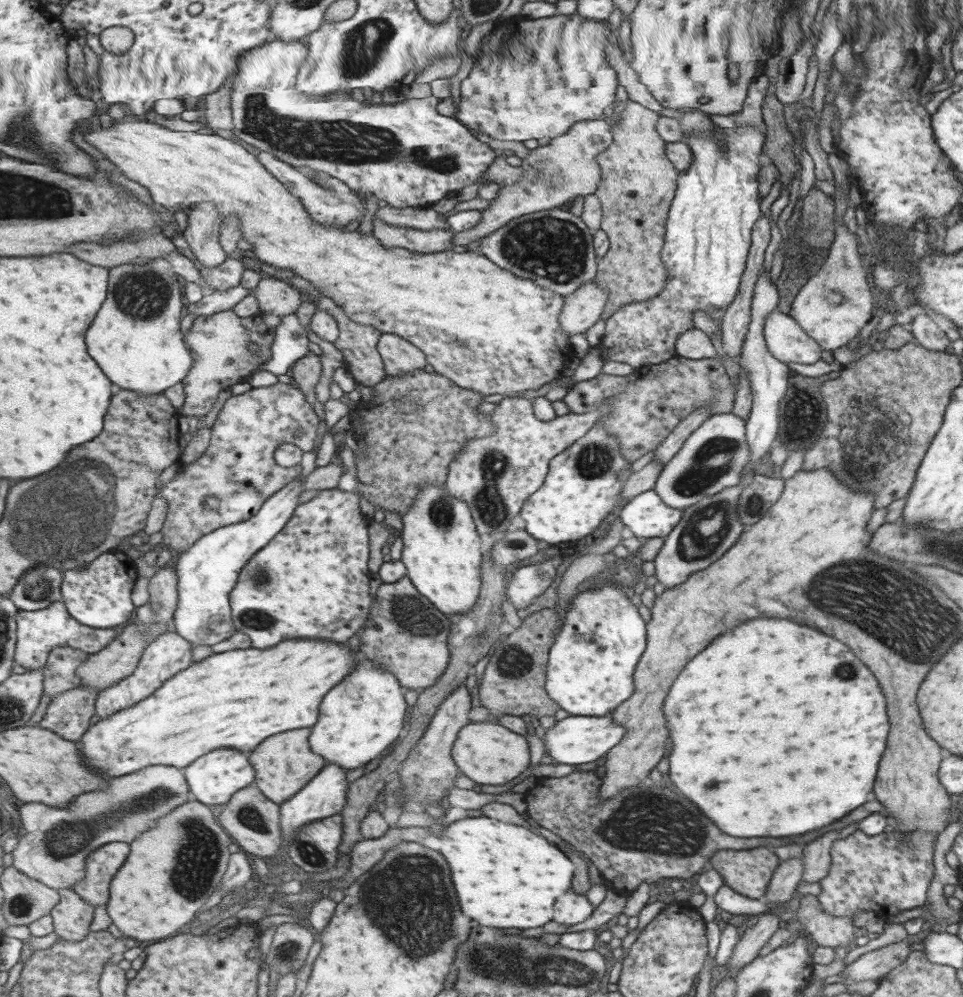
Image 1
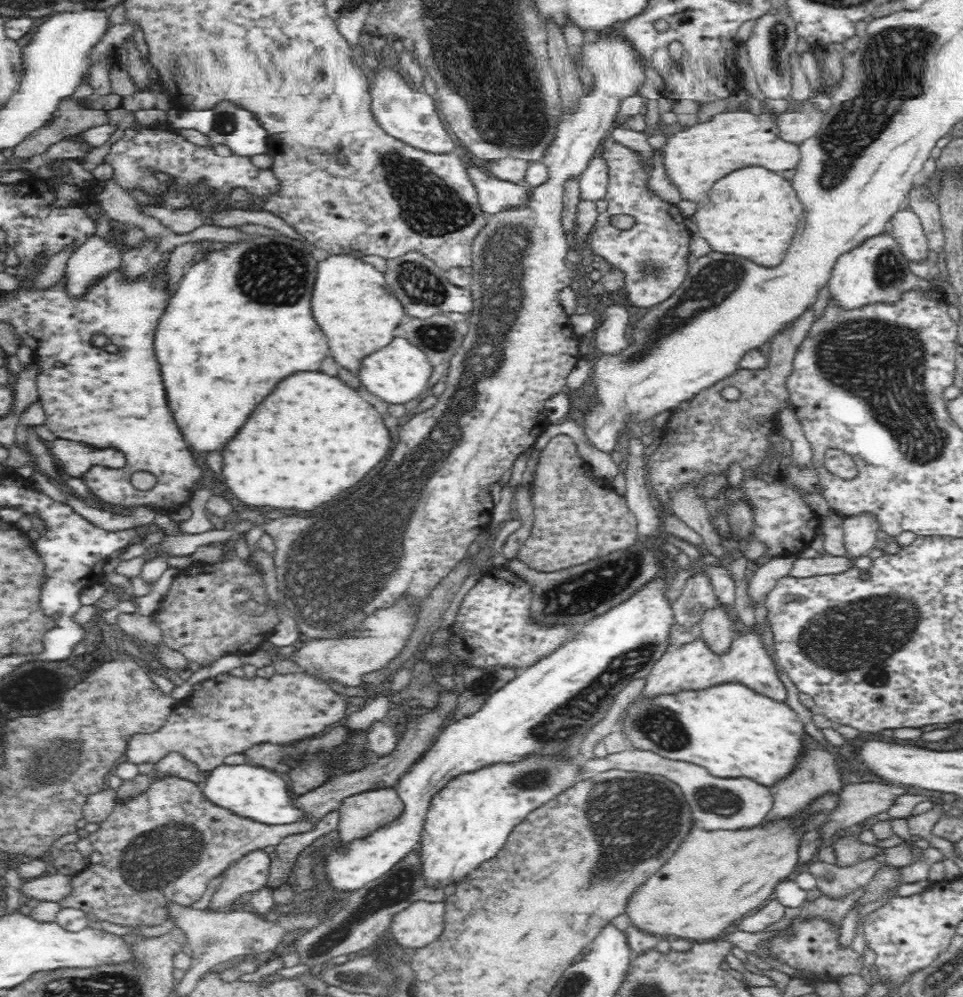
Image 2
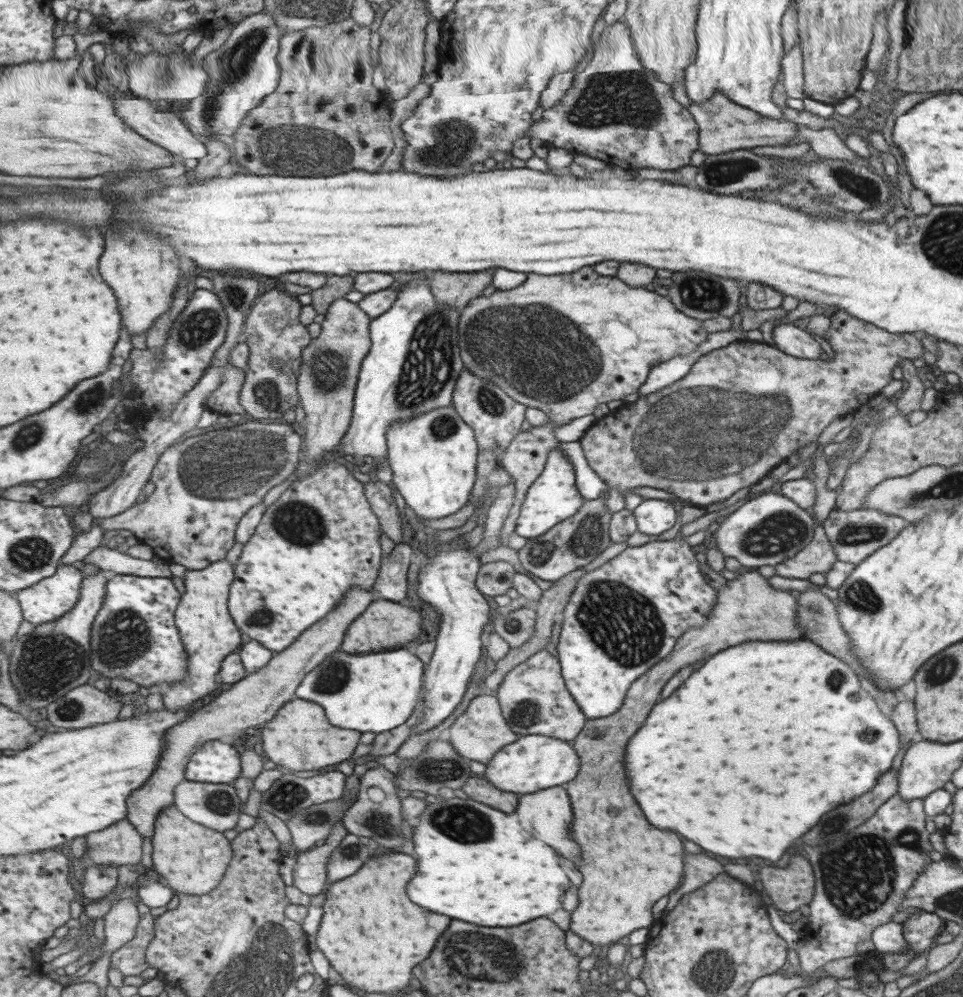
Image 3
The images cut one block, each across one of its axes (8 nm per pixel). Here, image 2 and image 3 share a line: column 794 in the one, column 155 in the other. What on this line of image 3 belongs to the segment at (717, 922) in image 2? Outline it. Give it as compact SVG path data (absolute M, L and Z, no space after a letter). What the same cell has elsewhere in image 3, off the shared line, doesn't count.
M175 804L165 808L158 817L152 844L153 868L167 880L167 885L176 895L203 896L216 891L234 857L232 841L227 840L225 834L193 822L177 810Z

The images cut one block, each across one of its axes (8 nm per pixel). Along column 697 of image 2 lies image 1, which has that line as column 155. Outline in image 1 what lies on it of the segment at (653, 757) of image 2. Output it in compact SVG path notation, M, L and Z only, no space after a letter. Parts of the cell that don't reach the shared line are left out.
M153 766L113 778L109 790L83 794L69 810L25 803L19 810L25 834L12 850L12 866L51 889L72 889L85 879L87 857L95 850L110 842L132 843L144 832L156 828L161 818L189 802L191 790L185 778L183 769Z

